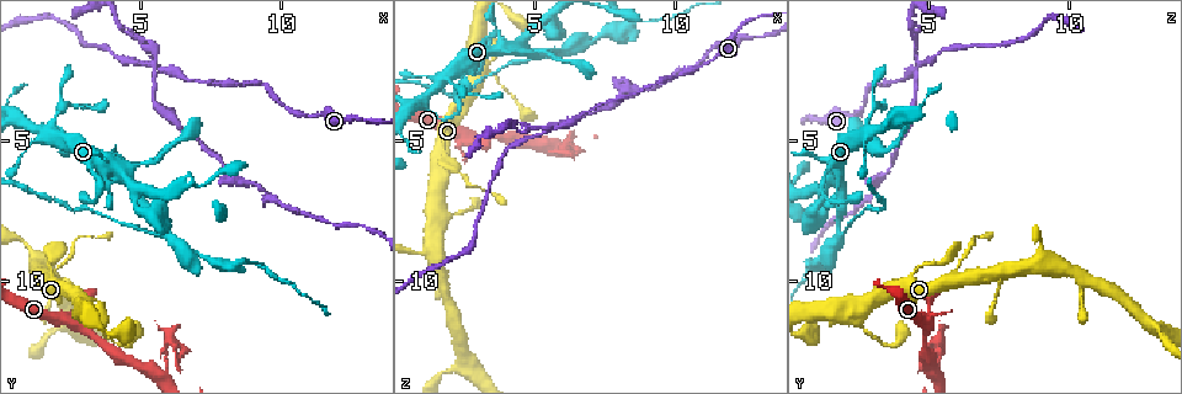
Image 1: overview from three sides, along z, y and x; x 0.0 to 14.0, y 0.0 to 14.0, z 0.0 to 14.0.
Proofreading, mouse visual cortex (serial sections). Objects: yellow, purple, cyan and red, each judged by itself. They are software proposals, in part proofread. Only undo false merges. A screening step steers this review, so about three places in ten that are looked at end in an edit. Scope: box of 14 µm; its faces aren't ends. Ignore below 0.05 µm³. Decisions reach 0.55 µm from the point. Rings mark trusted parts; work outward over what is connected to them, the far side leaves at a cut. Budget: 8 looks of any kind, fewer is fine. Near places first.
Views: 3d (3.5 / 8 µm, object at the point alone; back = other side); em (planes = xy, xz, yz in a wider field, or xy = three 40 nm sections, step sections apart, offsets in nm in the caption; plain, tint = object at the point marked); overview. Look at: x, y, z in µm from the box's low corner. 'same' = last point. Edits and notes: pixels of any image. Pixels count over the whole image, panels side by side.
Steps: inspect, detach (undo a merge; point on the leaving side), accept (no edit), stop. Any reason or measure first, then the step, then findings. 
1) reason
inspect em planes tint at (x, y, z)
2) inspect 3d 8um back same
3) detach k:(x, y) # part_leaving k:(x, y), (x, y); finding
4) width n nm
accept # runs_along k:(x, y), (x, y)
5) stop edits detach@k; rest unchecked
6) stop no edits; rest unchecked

side arm on a straight run
inspect 3d 3.5um back at (1.9, 9.7, 6.1)

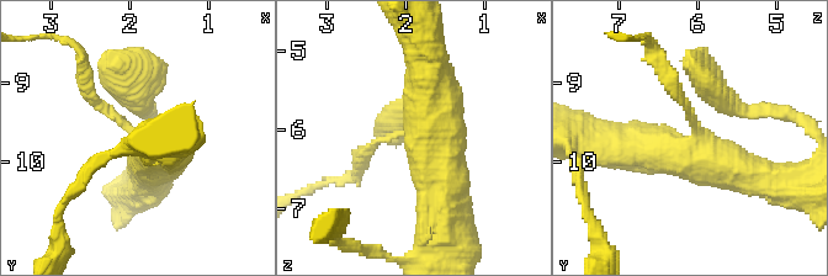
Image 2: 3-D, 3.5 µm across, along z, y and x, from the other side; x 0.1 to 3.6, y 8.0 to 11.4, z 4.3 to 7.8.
arm_widths 100, 450, 500 nm
accept # continuous, no second cell

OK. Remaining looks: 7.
branch point
inspect 3d 3.5um at (5.9, 8.3, 1.8)

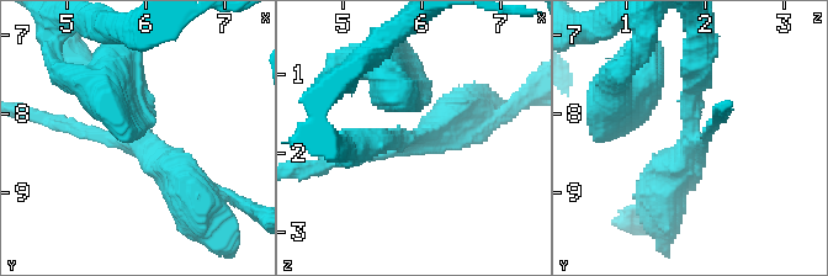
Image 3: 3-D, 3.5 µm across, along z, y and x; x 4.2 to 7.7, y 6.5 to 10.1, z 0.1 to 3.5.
arms 3; arm_widths 150, 350, 400 nm
inspect em xy step 1 tint at (5.85, 8.20, 1.80)

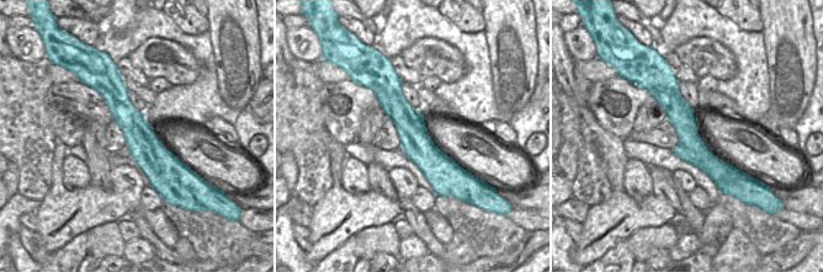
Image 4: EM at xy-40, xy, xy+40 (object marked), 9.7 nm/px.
detach 3:(631, 224) # part_leaving 3:(147, 152), (192, 196), (242, 205); two cells meet here

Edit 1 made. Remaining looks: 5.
inspect overview

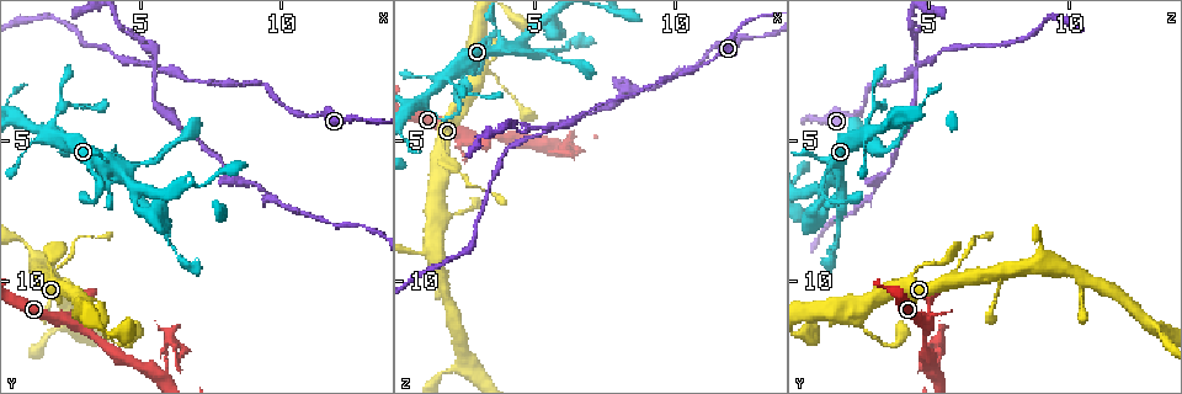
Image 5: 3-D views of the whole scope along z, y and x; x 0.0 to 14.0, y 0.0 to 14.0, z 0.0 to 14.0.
thin neck
inspect 3d 3.5um at (2.2, 3.9, 3.0)

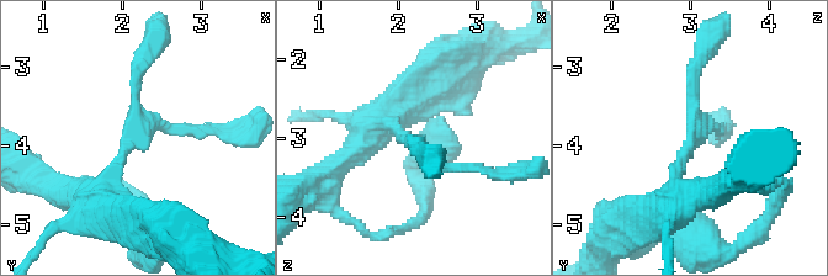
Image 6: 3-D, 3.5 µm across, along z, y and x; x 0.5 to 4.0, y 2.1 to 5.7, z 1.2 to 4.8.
inspect em xy step 3 tint at (2.25, 3.80, 3.10)

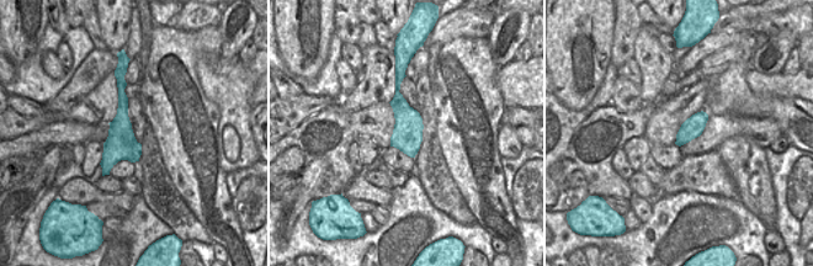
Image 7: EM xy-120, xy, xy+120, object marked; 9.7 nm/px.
cut it another way
inspect em xy step 5 tint same

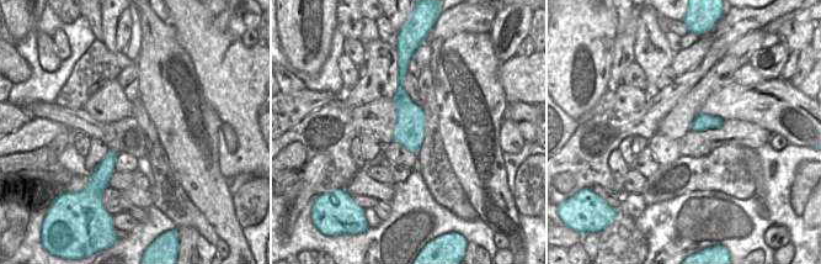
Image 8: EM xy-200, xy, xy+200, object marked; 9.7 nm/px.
accept # runs_along 6:(102, 207), (141, 131), (136, 67), (148, 52); continuous, no second cell

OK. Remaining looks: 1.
stop edits detach@3; rest unchecked

